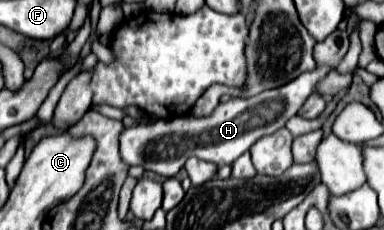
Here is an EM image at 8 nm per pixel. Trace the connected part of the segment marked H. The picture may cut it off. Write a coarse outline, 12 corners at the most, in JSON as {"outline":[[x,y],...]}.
{"outline":[[318,66],[280,88],[234,96],[214,114],[124,128],[120,156],[166,178],[190,156],[232,164],[284,128]]}

